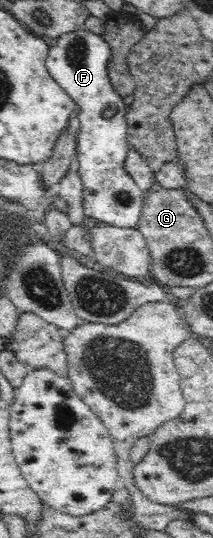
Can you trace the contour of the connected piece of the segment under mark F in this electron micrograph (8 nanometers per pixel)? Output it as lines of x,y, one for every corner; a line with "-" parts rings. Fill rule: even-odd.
84,27
81,32
67,33
59,39
58,44
49,51
46,66
64,93
80,106
82,128
80,128
80,144
77,144
77,138
75,138
75,152
80,152
80,176
82,176
82,182
86,186
86,190
84,190
86,216
115,227
138,229
144,191
139,189
136,181
126,173
124,167
129,151
127,144
128,123
125,117
127,105
124,102
124,97
115,91
112,81
107,76
108,60
111,56
112,51
110,46
103,41
103,36
93,34
-
109,104
114,104
118,108
118,113
113,119
104,119
102,118
102,111

